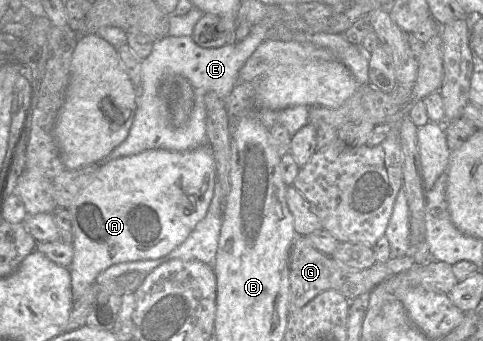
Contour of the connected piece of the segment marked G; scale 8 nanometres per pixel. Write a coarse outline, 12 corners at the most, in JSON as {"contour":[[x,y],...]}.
{"contour":[[297,235],[289,254],[288,316],[322,291],[352,300],[414,264],[426,244],[357,269]]}

